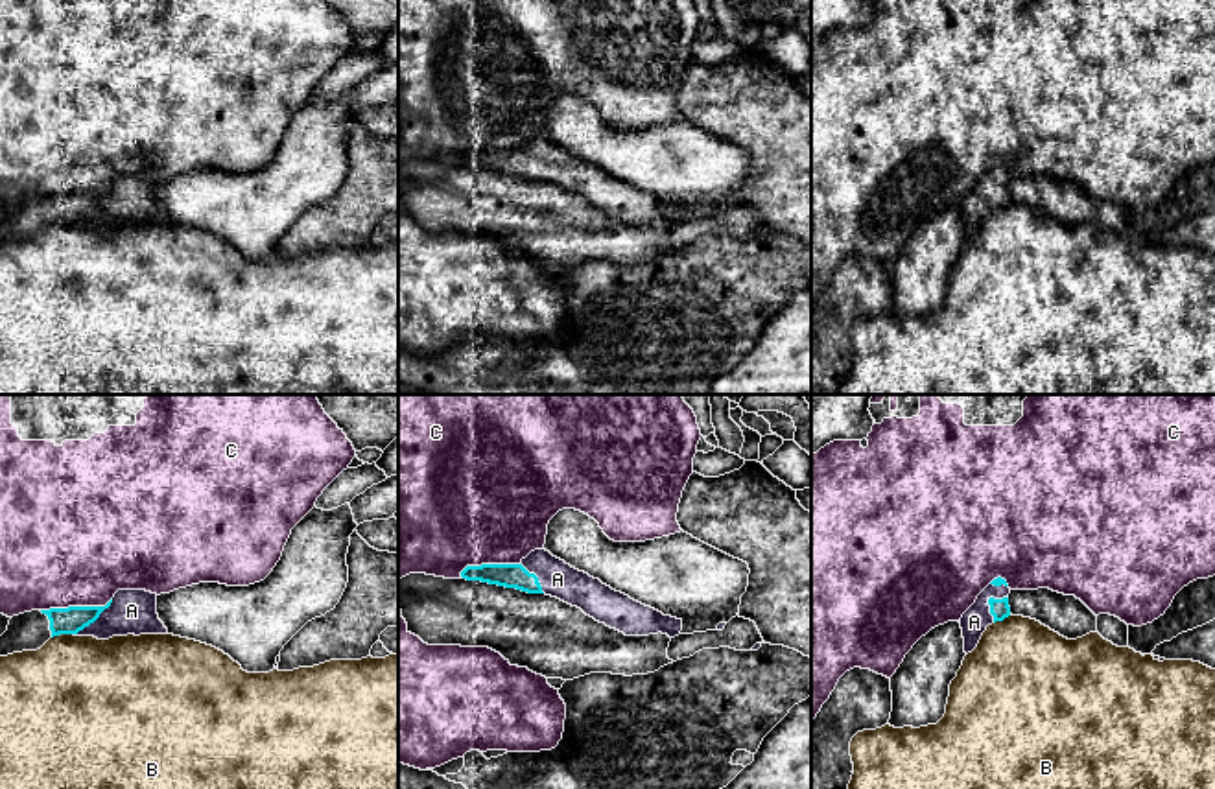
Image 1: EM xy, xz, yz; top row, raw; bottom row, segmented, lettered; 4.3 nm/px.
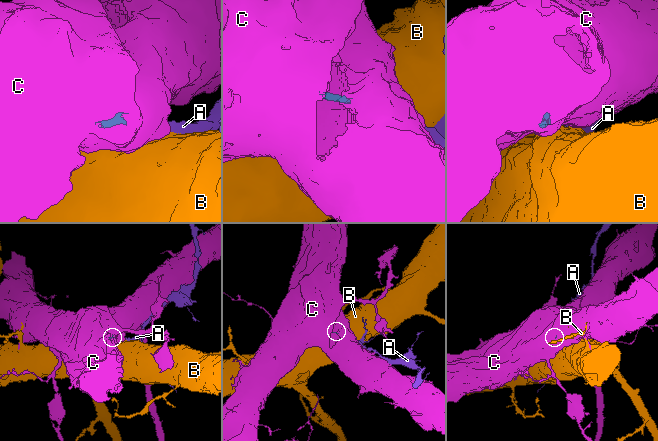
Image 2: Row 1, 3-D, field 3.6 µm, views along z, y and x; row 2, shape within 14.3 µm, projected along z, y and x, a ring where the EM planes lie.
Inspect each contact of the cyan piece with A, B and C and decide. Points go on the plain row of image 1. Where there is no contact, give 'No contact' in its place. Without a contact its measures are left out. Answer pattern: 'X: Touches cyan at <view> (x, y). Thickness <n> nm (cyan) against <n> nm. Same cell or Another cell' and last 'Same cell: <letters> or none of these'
A: Touches cyan at xy (94, 207). Thickness 120 nm (cyan) against 190 nm. Same cell
B: Touches cyan at xy (61, 220). Thickness 120 nm (cyan) against 460 nm. Another cell
C: Touches cyan at xy (76, 194). Thickness 120 nm (cyan) against 500 nm. Another cell
Same cell: A

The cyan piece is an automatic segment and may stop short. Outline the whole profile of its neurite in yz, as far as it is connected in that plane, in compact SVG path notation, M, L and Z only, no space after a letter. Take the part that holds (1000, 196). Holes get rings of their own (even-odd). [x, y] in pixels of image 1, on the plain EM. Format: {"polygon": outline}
{"polygon": "M994 166L962 201L961 216L964 225L964 240L972 240L988 212L1003 208L1010 203L1009 194L1010 175L1005 166Z"}

